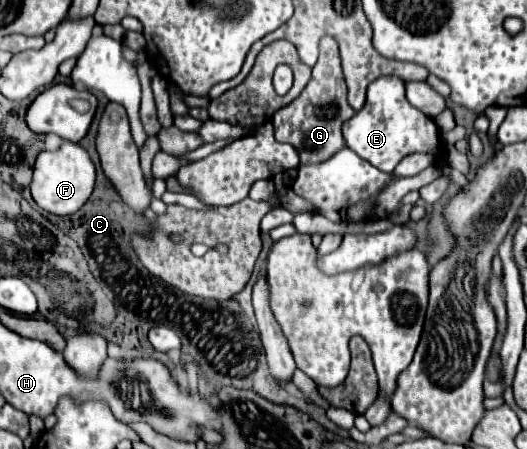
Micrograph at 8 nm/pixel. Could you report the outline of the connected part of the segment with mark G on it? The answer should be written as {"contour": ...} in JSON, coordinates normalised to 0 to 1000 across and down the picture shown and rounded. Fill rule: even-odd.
{"contour":[[[617,78],[605,91],[605,136],[594,149],[590,180],[556,229],[548,229],[514,261],[514,274],[522,283],[522,310],[556,323],[567,341],[571,367],[602,367],[620,359],[628,345],[636,345],[655,327],[647,278],[670,256],[674,247],[658,229],[658,189],[647,163],[639,91]]]}

